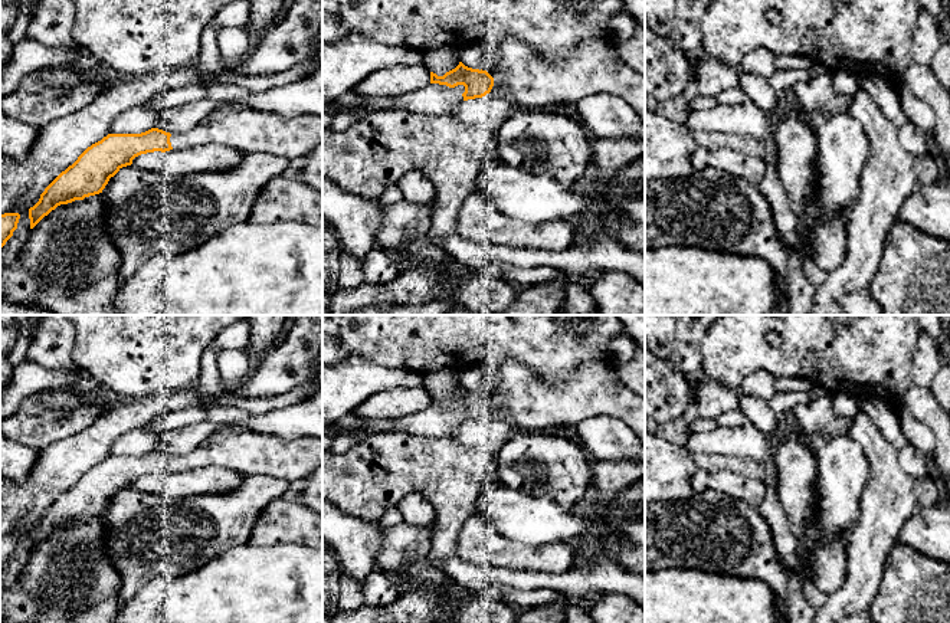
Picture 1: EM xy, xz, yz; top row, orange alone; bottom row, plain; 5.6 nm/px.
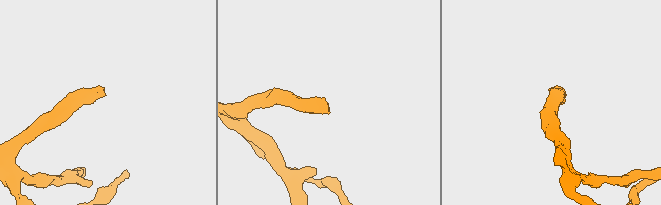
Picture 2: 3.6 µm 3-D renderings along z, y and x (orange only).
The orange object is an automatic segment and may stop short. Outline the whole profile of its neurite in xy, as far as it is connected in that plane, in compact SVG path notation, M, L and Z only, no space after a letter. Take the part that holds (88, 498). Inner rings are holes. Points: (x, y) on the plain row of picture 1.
M240 424L225 426L184 456L170 456L158 450L151 450L141 456L108 456L101 463L88 469L72 488L45 511L39 524L29 531L30 551L58 528L102 515L109 501L122 489L131 488L132 482L141 476L217 466L243 476L271 475L294 482L309 476L320 465L322 465L322 439L312 436L281 439L258 433Z

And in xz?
M507 361L501 367L501 377L492 383L491 394L472 391L462 384L438 399L430 394L430 406L455 410L465 409L463 423L482 420L494 407L504 409L515 433L553 430L564 426L576 426L583 420L597 416L612 416L628 424L645 443L645 399L635 394L616 376L610 361L589 361L577 365L561 381L547 384L533 370L517 361Z

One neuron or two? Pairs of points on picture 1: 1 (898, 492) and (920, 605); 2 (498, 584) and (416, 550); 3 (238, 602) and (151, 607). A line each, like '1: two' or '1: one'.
1: two
2: two
3: one

